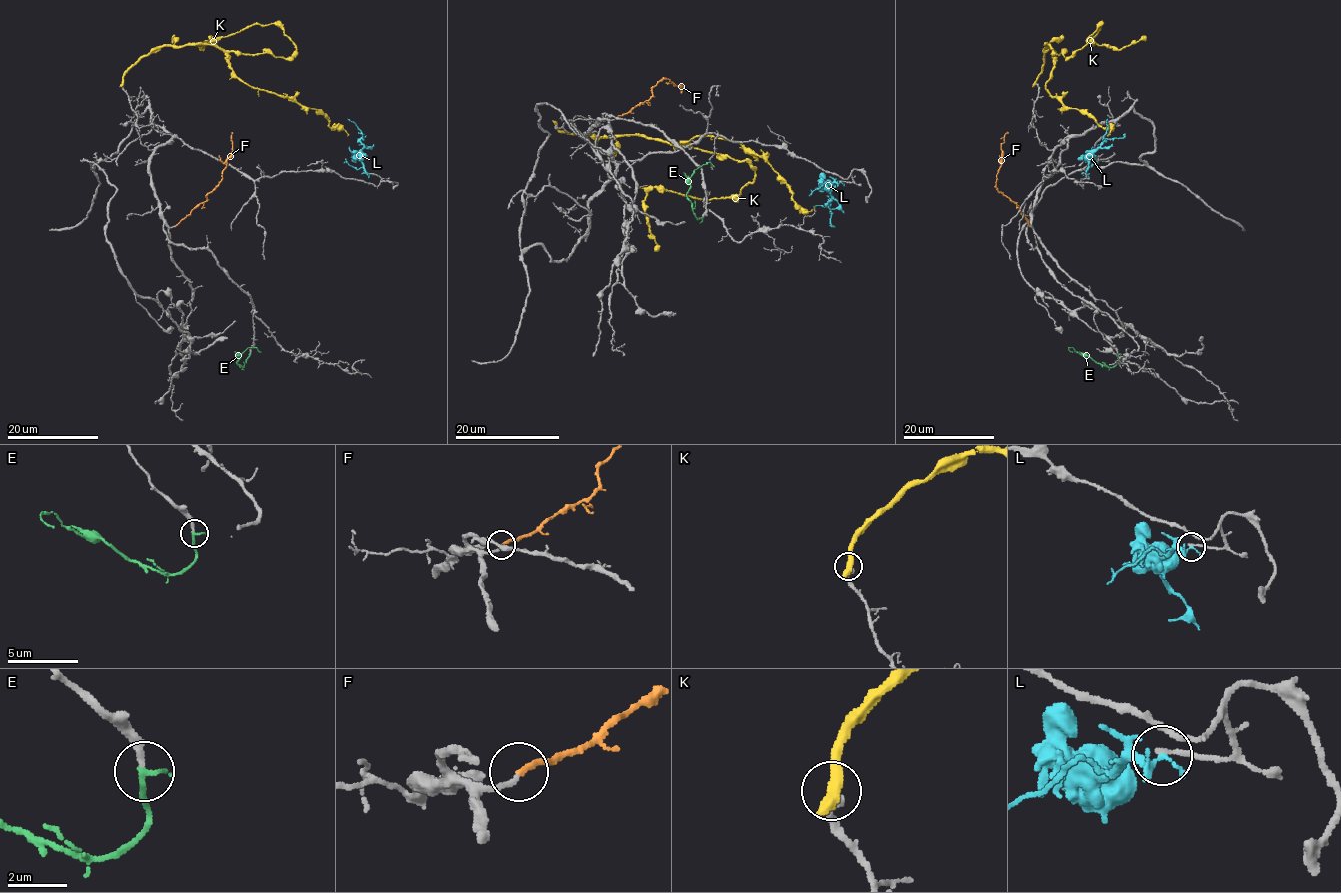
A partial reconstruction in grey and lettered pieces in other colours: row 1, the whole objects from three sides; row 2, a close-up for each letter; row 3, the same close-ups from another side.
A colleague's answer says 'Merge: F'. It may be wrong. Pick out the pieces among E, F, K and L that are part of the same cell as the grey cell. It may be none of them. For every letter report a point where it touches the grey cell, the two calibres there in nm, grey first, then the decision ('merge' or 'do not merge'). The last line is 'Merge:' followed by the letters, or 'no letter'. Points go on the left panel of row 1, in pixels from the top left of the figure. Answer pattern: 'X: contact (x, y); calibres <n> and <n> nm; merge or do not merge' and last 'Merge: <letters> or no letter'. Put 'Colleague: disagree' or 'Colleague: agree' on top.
Colleague: disagree
E: contact (250, 354); calibres 240 and 200 nm; merge
F: contact (175, 225); calibres 170 and 200 nm; merge
K: contact (122, 83); calibres 260 and 500 nm; do not merge
L: contact (371, 173); calibres 190 and 150 nm; do not merge
Merge: E, F

